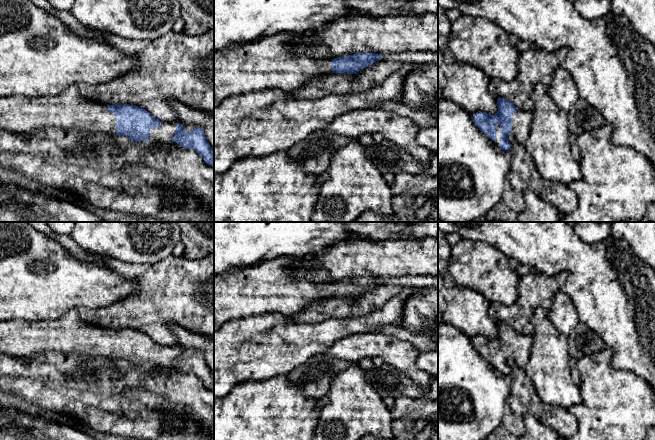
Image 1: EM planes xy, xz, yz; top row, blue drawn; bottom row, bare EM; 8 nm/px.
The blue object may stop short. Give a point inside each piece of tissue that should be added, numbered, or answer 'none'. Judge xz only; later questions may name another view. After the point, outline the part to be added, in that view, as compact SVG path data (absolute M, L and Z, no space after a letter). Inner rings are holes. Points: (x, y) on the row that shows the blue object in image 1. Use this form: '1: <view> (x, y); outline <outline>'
1: xz (272, 62); outline M278 33L235 48L214 49L214 106L224 99L270 88L291 92L308 81L330 74L332 59L311 57L297 52L290 33Z

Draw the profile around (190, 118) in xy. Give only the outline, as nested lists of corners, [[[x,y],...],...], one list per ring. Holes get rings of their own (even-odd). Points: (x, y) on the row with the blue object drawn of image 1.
[[[176,100],[168,102],[175,114],[176,122],[183,125],[185,132],[202,128],[208,143],[214,151],[214,113],[191,108]]]

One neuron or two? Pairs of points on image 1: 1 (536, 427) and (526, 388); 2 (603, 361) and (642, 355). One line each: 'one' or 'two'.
1: two
2: two

